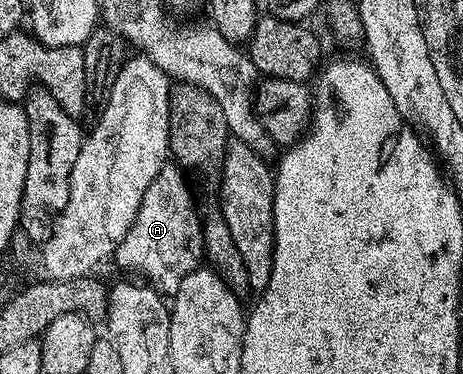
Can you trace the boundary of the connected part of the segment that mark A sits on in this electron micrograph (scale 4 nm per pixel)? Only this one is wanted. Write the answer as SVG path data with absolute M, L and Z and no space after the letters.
M172 167L161 170L161 174L154 179L143 201L139 203L139 213L135 215L135 223L131 223L131 231L118 243L115 262L121 269L126 269L126 274L136 275L152 285L162 295L172 295L177 291L177 284L187 274L193 272L202 264L206 256L203 235L201 234L202 218L199 216L198 206L193 206L193 197L189 189L177 178L177 173Z

